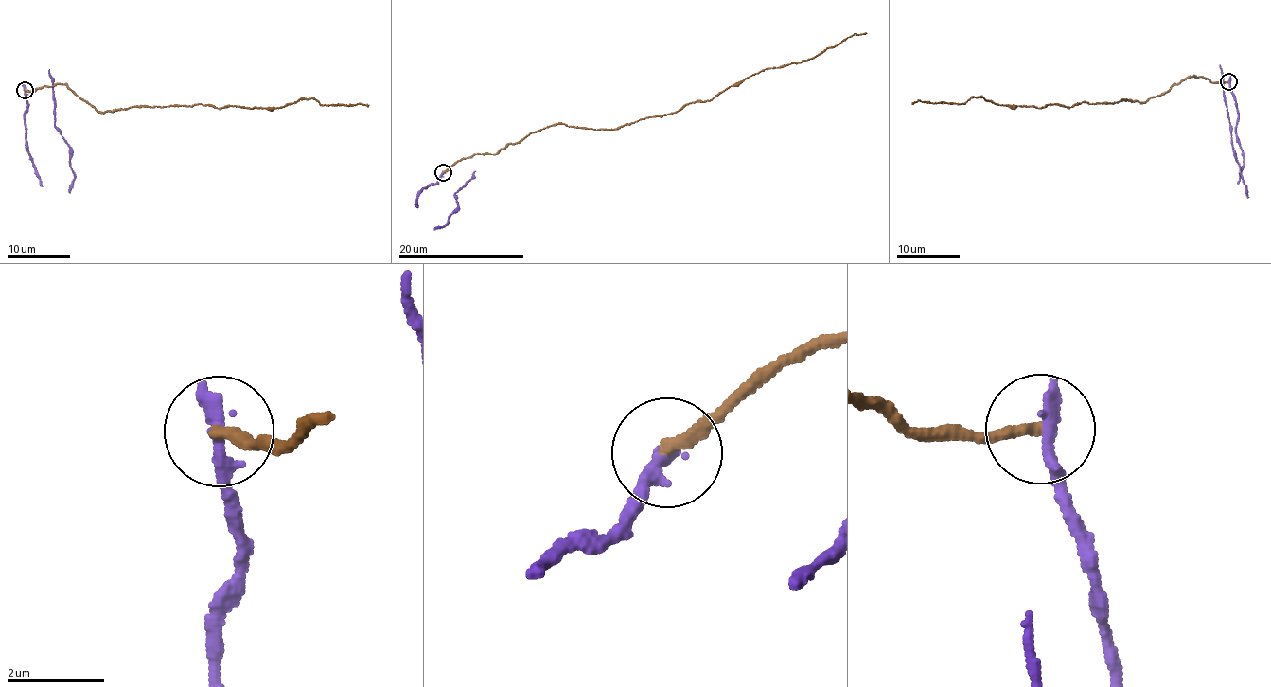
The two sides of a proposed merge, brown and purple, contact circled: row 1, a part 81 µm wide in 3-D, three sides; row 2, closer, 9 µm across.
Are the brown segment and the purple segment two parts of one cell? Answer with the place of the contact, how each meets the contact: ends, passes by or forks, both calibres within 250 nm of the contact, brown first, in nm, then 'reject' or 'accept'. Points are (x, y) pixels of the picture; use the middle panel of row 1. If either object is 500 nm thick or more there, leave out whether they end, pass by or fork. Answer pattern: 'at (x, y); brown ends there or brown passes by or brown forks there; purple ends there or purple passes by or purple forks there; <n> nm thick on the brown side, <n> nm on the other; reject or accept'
at (443, 172); brown ends there; purple ends there; 260 nm thick on the brown side, 360 nm on the other; reject

